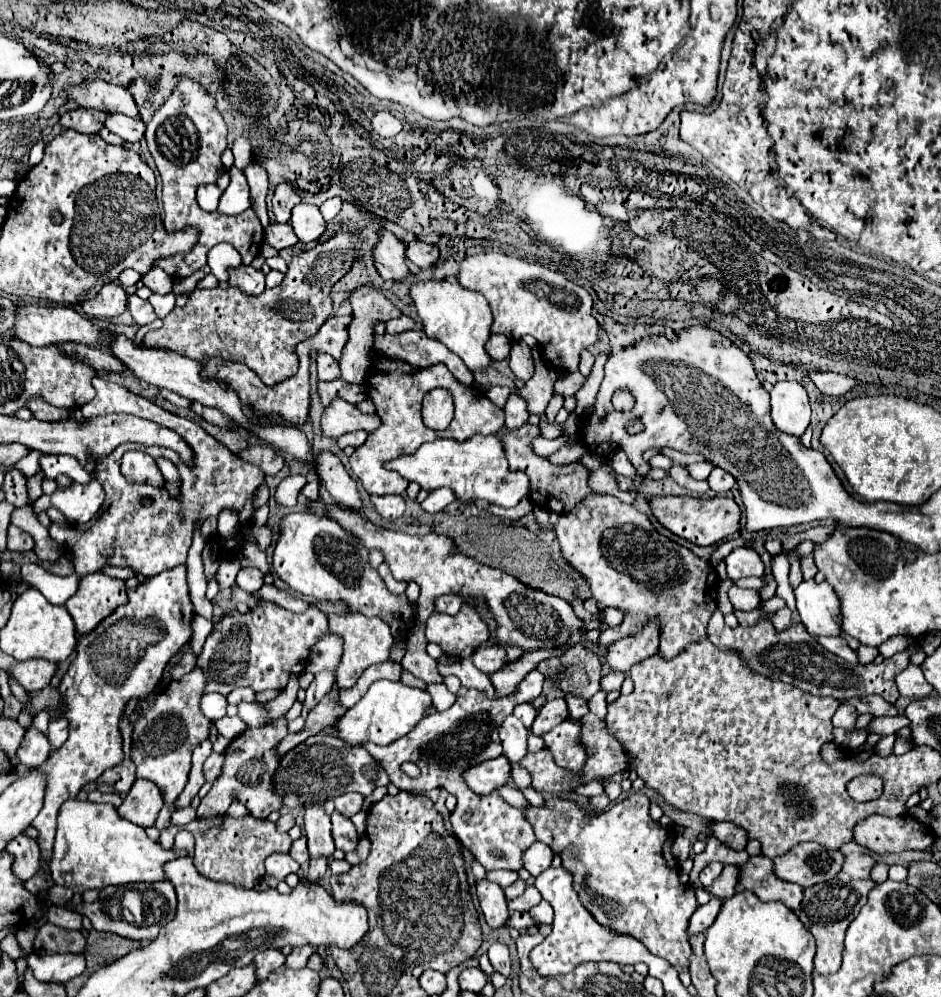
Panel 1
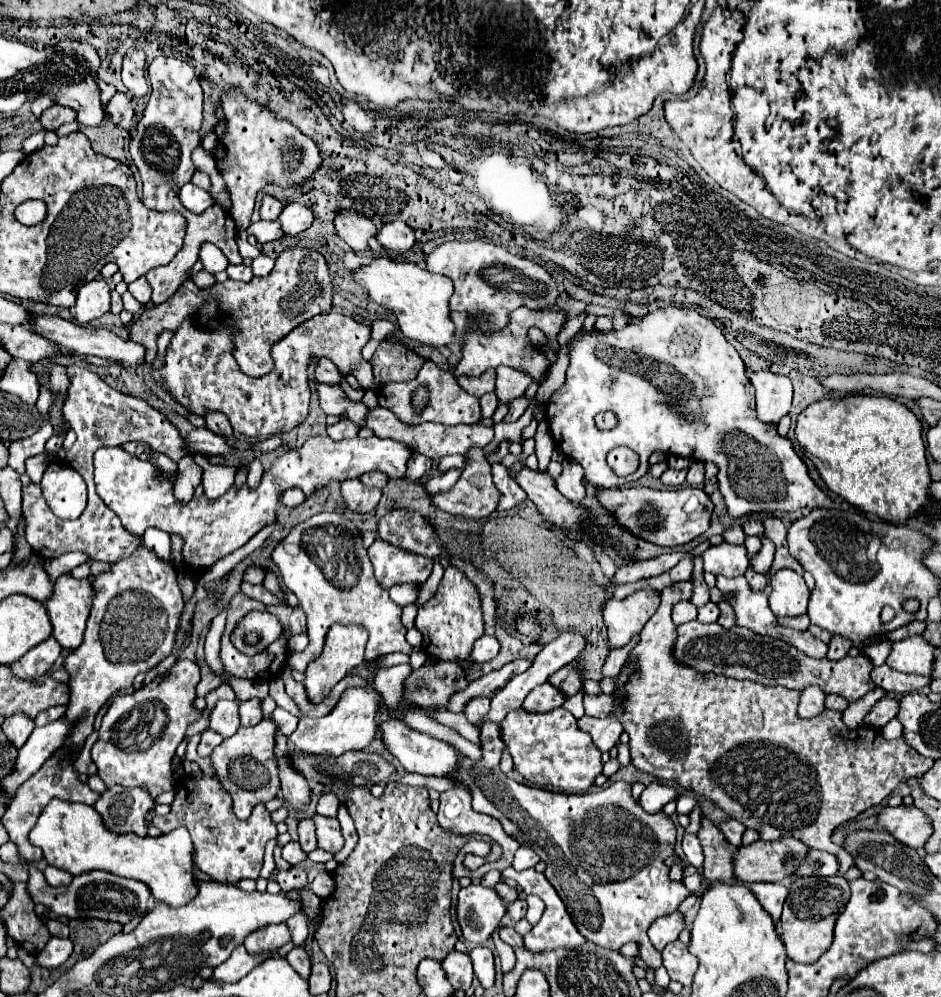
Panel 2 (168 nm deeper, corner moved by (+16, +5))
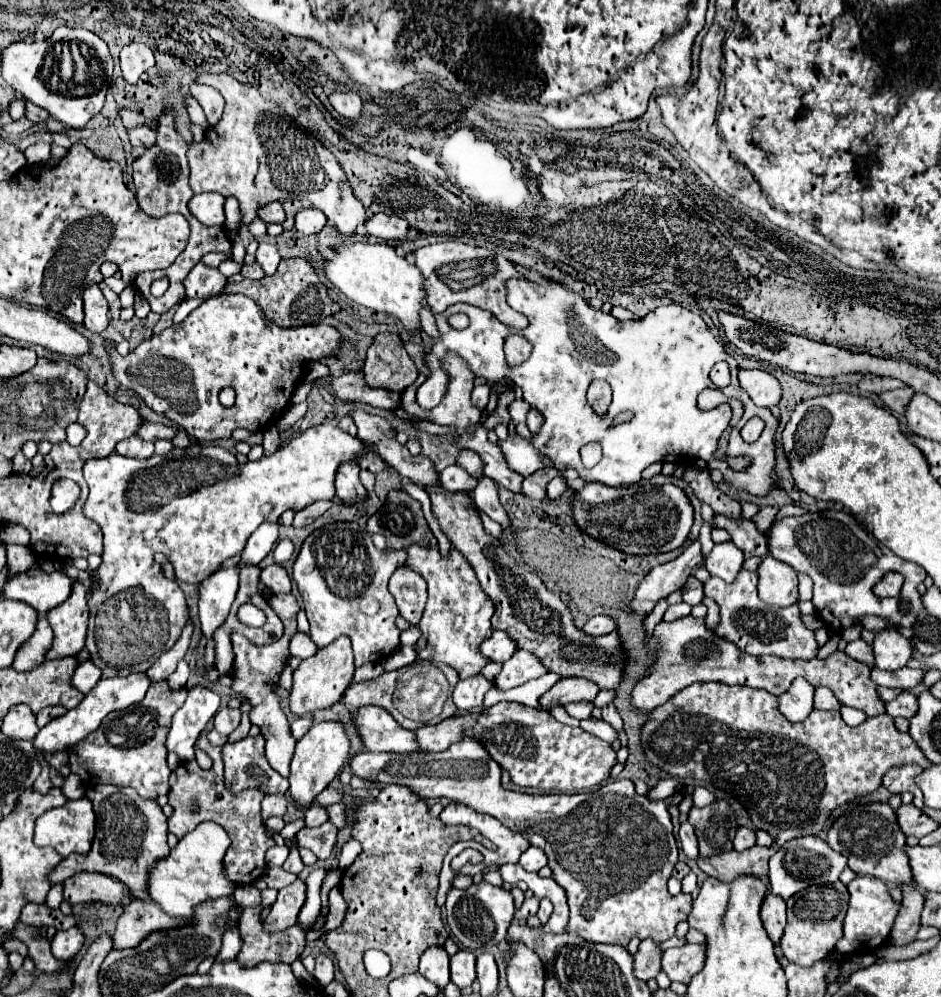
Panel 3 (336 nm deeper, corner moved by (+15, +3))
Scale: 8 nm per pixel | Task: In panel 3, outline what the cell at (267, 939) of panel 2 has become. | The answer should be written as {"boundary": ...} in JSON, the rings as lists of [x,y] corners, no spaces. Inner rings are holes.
{"boundary":[[[297,879],[295,883],[283,887],[277,895],[277,901],[271,907],[271,913],[263,919],[265,931],[285,931],[297,923],[297,915],[305,901],[305,883]]]}

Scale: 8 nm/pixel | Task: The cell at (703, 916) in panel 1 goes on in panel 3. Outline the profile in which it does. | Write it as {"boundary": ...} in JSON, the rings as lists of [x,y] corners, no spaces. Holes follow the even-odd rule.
{"boundary":[[[645,939],[639,945],[635,959],[635,977],[649,981],[661,971],[661,947],[659,943],[653,943],[653,939]]]}

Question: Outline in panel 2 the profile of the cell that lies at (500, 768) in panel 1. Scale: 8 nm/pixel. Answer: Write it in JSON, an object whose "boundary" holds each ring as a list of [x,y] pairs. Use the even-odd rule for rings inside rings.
{"boundary":[[[400,719],[382,721],[378,725],[378,731],[380,731],[380,739],[386,745],[388,753],[394,755],[406,771],[420,773],[420,775],[436,775],[436,777],[442,777],[442,775],[452,773],[452,769],[456,769],[456,765],[460,761],[460,755],[456,753],[454,747],[450,747],[448,743],[438,741],[438,739],[434,739],[430,735],[424,735],[424,733],[418,733],[418,731],[410,729]]]}

